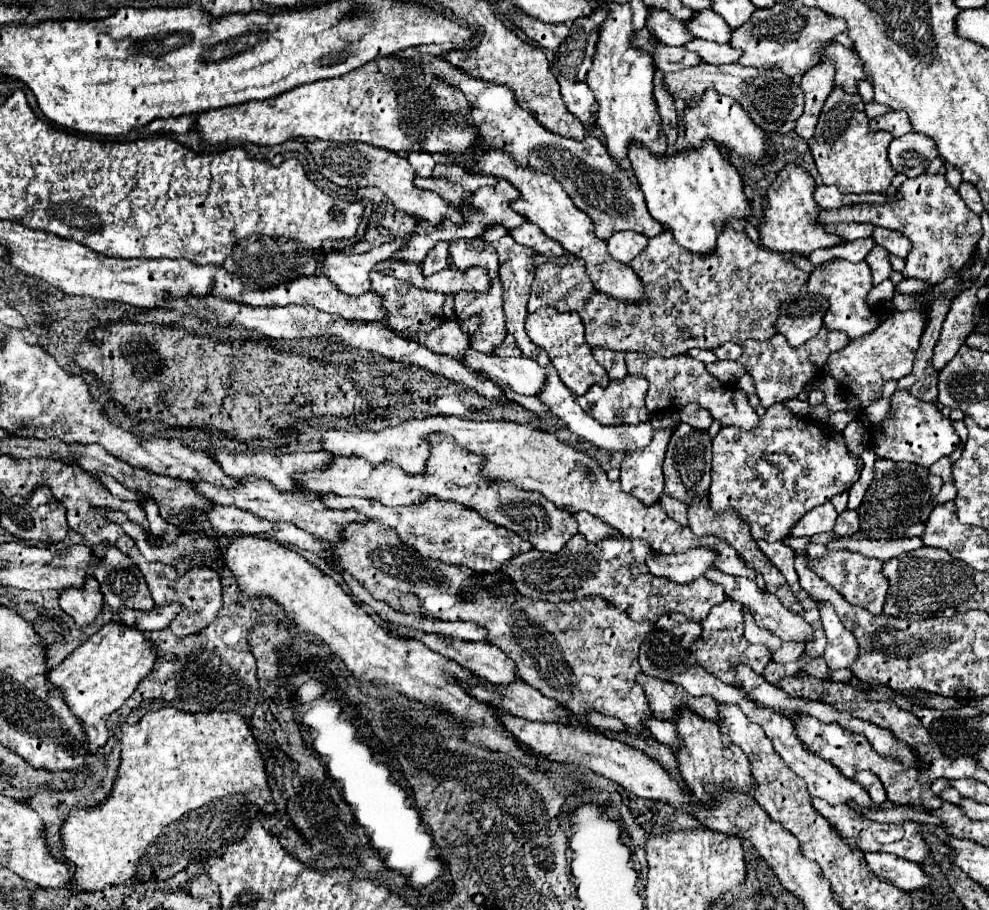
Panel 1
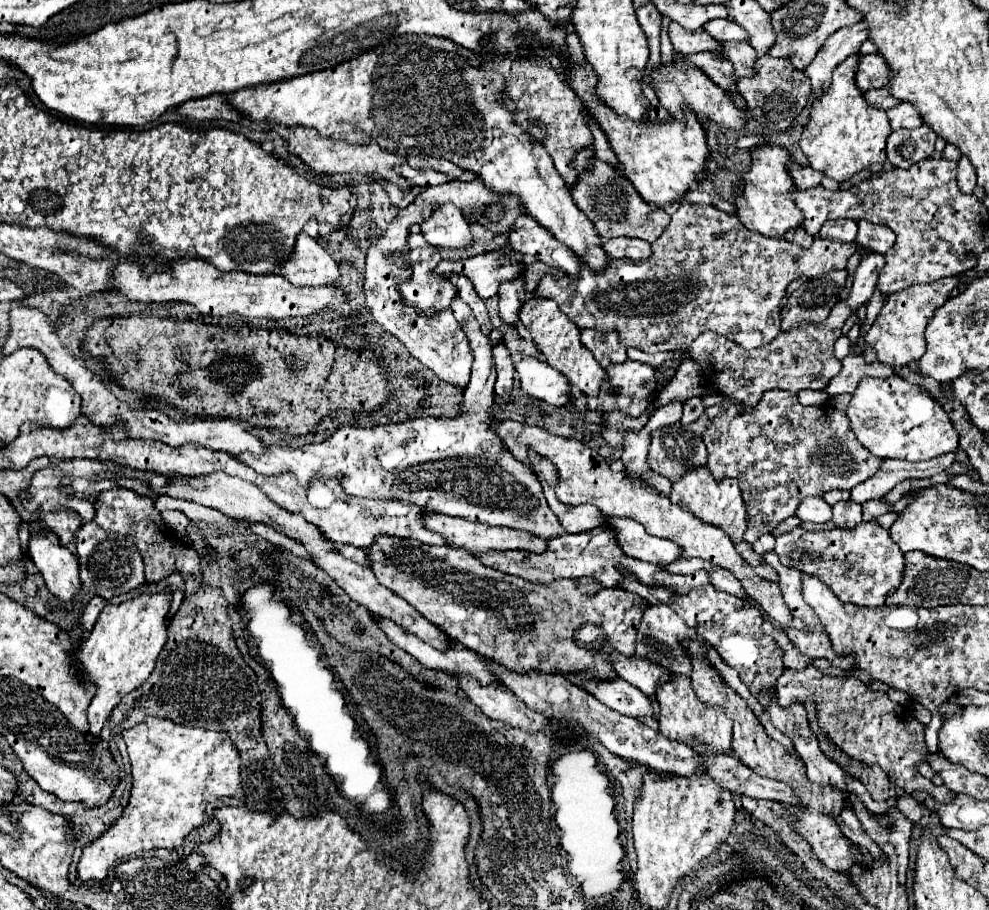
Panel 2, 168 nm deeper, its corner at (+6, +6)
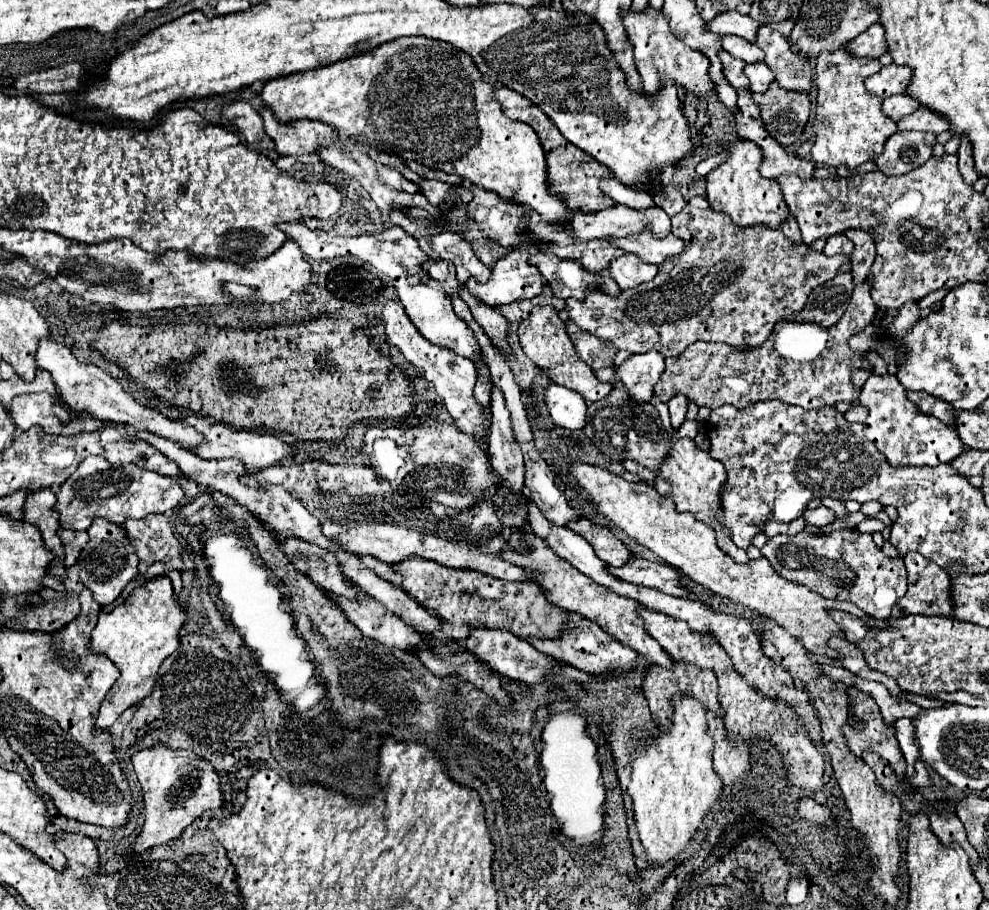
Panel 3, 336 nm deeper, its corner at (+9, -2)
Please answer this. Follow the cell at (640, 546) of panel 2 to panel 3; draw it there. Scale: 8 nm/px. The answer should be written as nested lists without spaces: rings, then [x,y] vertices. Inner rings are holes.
[[[581,517],[577,521],[567,523],[567,527],[579,535],[583,535],[583,539],[587,539],[595,553],[599,555],[599,559],[603,559],[607,565],[613,567],[621,567],[623,563],[627,563],[627,559],[631,557],[631,551],[627,545],[623,545],[609,529],[595,525],[593,521]]]

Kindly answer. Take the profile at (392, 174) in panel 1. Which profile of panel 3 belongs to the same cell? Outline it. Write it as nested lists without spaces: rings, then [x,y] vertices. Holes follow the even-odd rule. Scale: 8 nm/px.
[[[255,107],[263,119],[265,133],[275,141],[275,149],[279,155],[303,155],[315,153],[317,143],[331,143],[331,139],[339,139],[337,131],[321,121],[311,119],[293,119],[279,121],[269,107]]]

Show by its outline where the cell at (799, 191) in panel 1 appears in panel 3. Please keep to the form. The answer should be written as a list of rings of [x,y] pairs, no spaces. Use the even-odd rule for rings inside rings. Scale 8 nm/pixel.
[[[737,141],[727,149],[729,157],[721,165],[717,165],[707,175],[707,201],[715,211],[727,213],[739,227],[753,227],[753,225],[767,225],[767,227],[779,227],[783,219],[787,219],[789,209],[783,201],[781,189],[777,181],[765,179],[759,173],[761,165],[761,149],[753,141]]]

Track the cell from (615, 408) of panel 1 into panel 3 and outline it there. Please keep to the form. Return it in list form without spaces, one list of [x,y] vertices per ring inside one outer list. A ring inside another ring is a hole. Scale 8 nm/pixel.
[[[651,349],[641,355],[631,355],[621,367],[617,367],[617,375],[631,391],[633,399],[649,401],[663,367],[665,367],[665,357],[659,351]]]

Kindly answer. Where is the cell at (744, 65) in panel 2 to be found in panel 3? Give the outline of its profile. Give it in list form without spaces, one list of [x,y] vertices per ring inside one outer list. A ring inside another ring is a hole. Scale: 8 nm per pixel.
[[[753,63],[745,65],[745,75],[751,81],[751,91],[753,93],[763,93],[767,87],[775,81],[775,73],[765,65],[765,63]]]

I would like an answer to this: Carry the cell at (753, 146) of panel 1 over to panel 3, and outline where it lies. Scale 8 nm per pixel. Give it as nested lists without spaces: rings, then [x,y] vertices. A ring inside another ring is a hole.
[[[647,7],[643,11],[627,11],[627,15],[623,17],[623,23],[625,23],[627,35],[633,43],[637,71],[641,75],[641,83],[643,83],[643,89],[647,93],[659,91],[663,77],[673,79],[677,85],[689,89],[697,97],[707,97],[707,95],[713,93],[711,79],[709,79],[709,73],[707,73],[709,59],[701,51],[691,49],[685,43],[681,43],[671,33],[667,17],[661,11],[657,11],[653,7]]]

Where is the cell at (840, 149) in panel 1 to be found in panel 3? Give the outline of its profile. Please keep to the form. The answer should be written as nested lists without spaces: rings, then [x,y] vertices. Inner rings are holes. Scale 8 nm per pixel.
[[[837,49],[835,53],[829,53],[829,51],[819,53],[819,57],[817,57],[817,79],[815,79],[815,83],[817,83],[817,111],[815,111],[815,123],[813,123],[817,141],[815,141],[813,151],[811,151],[811,159],[817,167],[847,165],[849,169],[855,169],[857,165],[871,161],[875,153],[881,153],[885,141],[897,131],[897,123],[891,121],[881,109],[883,99],[877,97],[877,95],[871,95],[865,89],[865,79],[875,75],[877,71],[881,71],[879,59],[855,57],[847,49]]]

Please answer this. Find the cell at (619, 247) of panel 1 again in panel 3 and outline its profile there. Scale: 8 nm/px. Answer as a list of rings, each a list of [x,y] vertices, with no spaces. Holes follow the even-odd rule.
[[[625,253],[623,257],[615,259],[615,263],[611,263],[609,273],[621,289],[633,289],[641,283],[651,281],[659,273],[659,267],[651,267],[643,263],[637,255]]]

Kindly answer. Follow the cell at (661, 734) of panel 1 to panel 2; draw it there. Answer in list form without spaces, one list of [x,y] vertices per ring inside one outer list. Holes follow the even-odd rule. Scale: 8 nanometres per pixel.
[[[574,679],[574,683],[582,683],[582,687],[586,687],[600,703],[618,711],[620,715],[636,719],[654,715],[650,699],[622,679],[614,679],[614,683],[590,683],[590,679]]]

